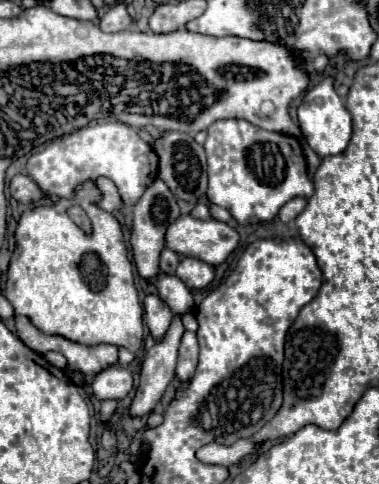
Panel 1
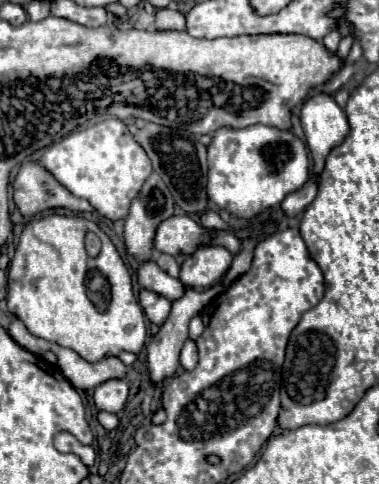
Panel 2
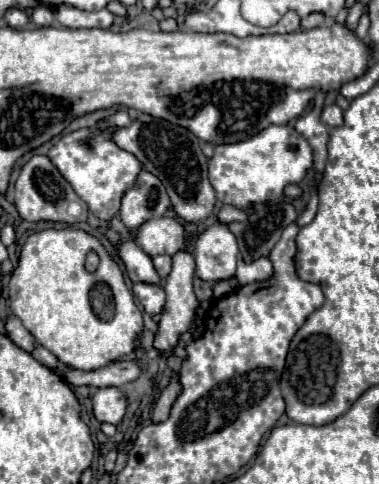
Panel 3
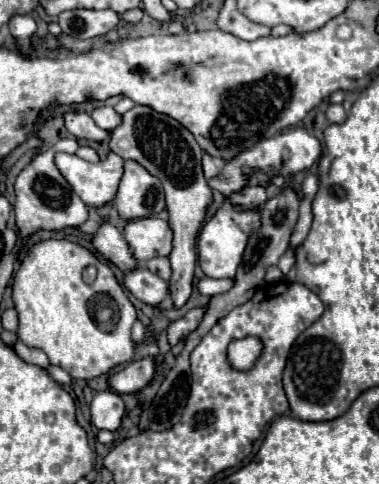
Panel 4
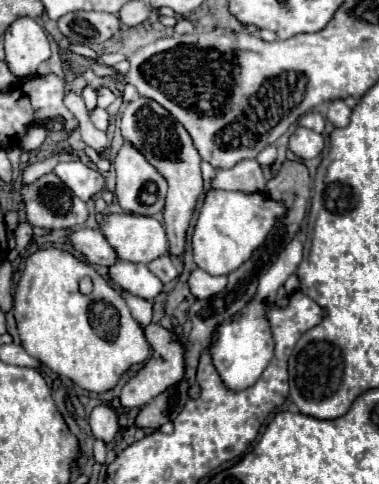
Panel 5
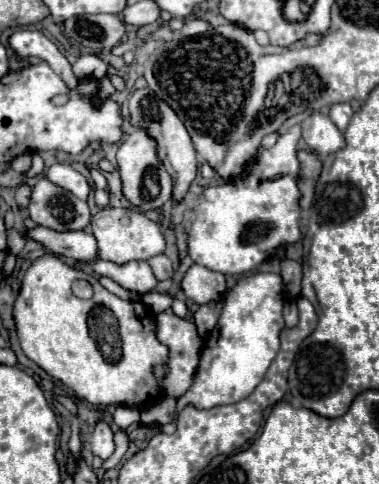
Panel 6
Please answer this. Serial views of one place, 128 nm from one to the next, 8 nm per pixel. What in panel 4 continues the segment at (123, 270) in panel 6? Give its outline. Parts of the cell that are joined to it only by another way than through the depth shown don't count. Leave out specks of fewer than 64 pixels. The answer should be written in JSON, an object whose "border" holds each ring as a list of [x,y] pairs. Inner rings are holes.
{"border":[[[138,266],[132,272],[126,272],[124,274],[124,286],[138,300],[142,300],[144,304],[152,304],[152,306],[158,306],[168,294],[168,284],[144,266]]]}

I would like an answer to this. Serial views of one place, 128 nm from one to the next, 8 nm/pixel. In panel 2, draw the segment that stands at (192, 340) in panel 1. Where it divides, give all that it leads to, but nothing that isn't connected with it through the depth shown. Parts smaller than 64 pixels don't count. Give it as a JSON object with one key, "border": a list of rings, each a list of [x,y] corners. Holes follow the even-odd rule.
{"border":[[[188,340],[182,348],[182,354],[180,354],[180,364],[186,368],[186,370],[192,370],[198,362],[198,354],[196,354],[196,344],[192,340]]]}

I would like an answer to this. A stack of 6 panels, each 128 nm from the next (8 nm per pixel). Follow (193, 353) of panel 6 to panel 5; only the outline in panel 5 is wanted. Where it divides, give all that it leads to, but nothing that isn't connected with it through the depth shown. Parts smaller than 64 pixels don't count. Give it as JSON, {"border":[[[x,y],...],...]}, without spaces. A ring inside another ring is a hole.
{"border":[[[148,324],[146,326],[146,338],[154,350],[152,358],[146,362],[146,366],[122,388],[120,392],[120,404],[124,408],[142,408],[146,406],[152,398],[156,398],[160,392],[166,392],[170,386],[176,386],[184,378],[184,346],[178,342],[176,334],[160,324]]]}

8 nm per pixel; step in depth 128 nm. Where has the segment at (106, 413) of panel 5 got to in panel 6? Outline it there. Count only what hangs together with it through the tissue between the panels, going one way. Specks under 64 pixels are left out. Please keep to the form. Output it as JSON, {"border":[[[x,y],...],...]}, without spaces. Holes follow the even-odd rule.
{"border":[[[98,422],[96,428],[94,428],[94,434],[90,438],[90,450],[94,456],[102,458],[102,460],[108,460],[114,452],[114,442],[112,442],[112,430],[106,422]]]}

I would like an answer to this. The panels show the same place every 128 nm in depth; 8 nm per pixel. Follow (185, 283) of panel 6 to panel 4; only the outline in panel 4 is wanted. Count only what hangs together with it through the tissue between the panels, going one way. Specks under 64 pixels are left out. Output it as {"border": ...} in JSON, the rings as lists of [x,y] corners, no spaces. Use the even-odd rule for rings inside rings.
{"border":[[[202,278],[198,282],[198,292],[204,296],[214,296],[214,294],[222,294],[226,290],[232,288],[232,280],[214,280],[214,278]]]}

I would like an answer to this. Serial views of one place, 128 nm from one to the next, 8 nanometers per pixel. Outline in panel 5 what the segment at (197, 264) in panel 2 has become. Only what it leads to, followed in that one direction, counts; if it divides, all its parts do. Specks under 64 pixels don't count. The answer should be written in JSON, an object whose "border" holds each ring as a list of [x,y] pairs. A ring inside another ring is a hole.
{"border":[[[210,190],[206,192],[198,222],[192,234],[192,252],[198,268],[206,270],[212,276],[230,274],[252,252],[266,240],[268,232],[274,228],[278,218],[286,216],[286,206],[280,200],[272,200],[262,192],[228,192],[228,190]]]}

